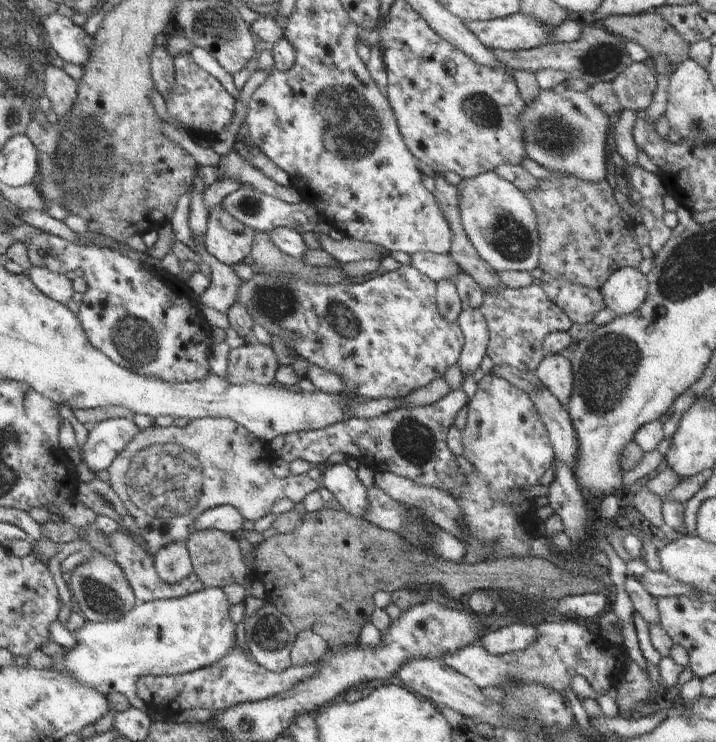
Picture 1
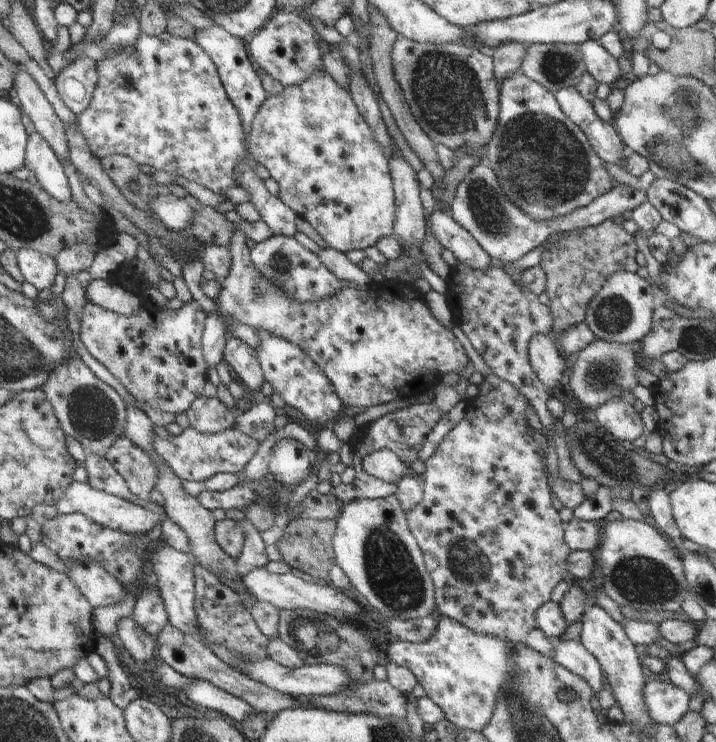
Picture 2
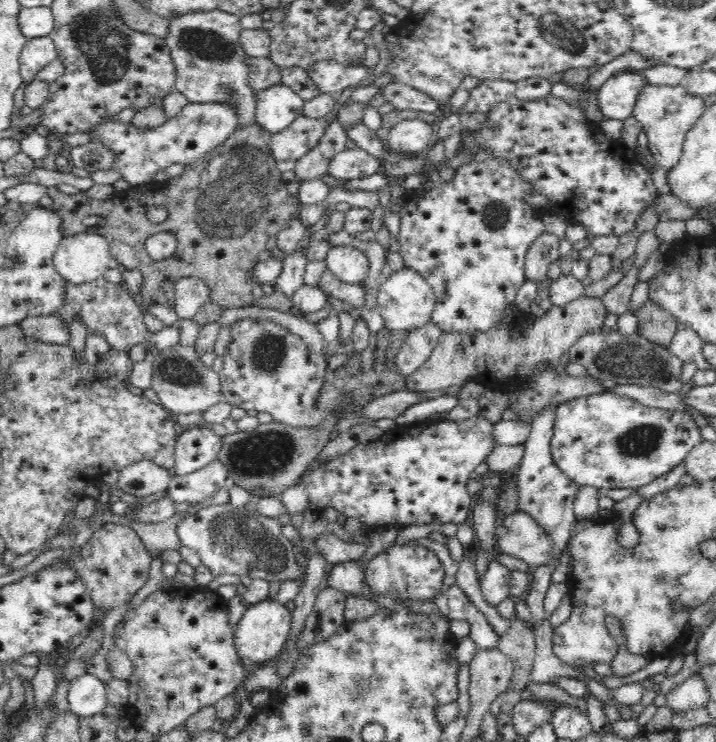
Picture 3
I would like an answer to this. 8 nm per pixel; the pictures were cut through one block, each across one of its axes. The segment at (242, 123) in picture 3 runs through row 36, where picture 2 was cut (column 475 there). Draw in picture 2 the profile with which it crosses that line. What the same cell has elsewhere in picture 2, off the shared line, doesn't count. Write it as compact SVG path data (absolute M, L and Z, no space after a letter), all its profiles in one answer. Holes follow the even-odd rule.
M480 164L473 166L471 171L460 181L449 202L449 214L458 224L462 225L476 239L476 242L497 262L504 265L516 262L552 234L563 234L600 224L602 221L621 219L626 210L632 210L647 200L644 190L620 186L612 189L593 200L589 205L573 210L567 215L550 220L533 220L503 191L497 179L497 174L488 166Z

